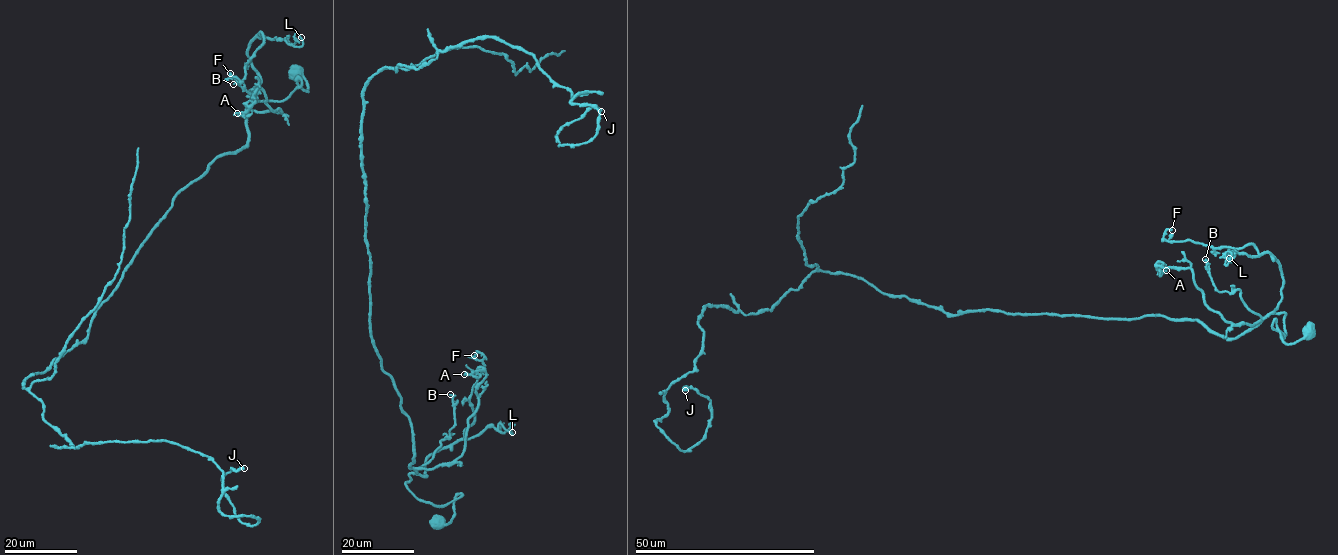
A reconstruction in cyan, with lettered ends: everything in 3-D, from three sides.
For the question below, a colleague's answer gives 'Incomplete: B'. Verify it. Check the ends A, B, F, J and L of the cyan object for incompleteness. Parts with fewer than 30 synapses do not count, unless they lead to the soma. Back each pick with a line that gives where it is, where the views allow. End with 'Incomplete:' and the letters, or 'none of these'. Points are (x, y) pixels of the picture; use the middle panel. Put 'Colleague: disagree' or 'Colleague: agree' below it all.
Incomplete: none of these
Colleague: disagree

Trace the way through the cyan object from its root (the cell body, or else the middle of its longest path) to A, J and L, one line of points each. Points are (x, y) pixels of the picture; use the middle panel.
A: (437, 520), (451, 520), (452, 501), (416, 498), (405, 483), (413, 469), (462, 454), (485, 372), (464, 374)
J: (437, 520), (371, 333), (365, 83), (492, 37), (588, 92), (595, 135), (559, 145), (601, 111)
L: (437, 520), (451, 520), (452, 501), (416, 498), (409, 475), (425, 476), (433, 452), (488, 427), (512, 432)

